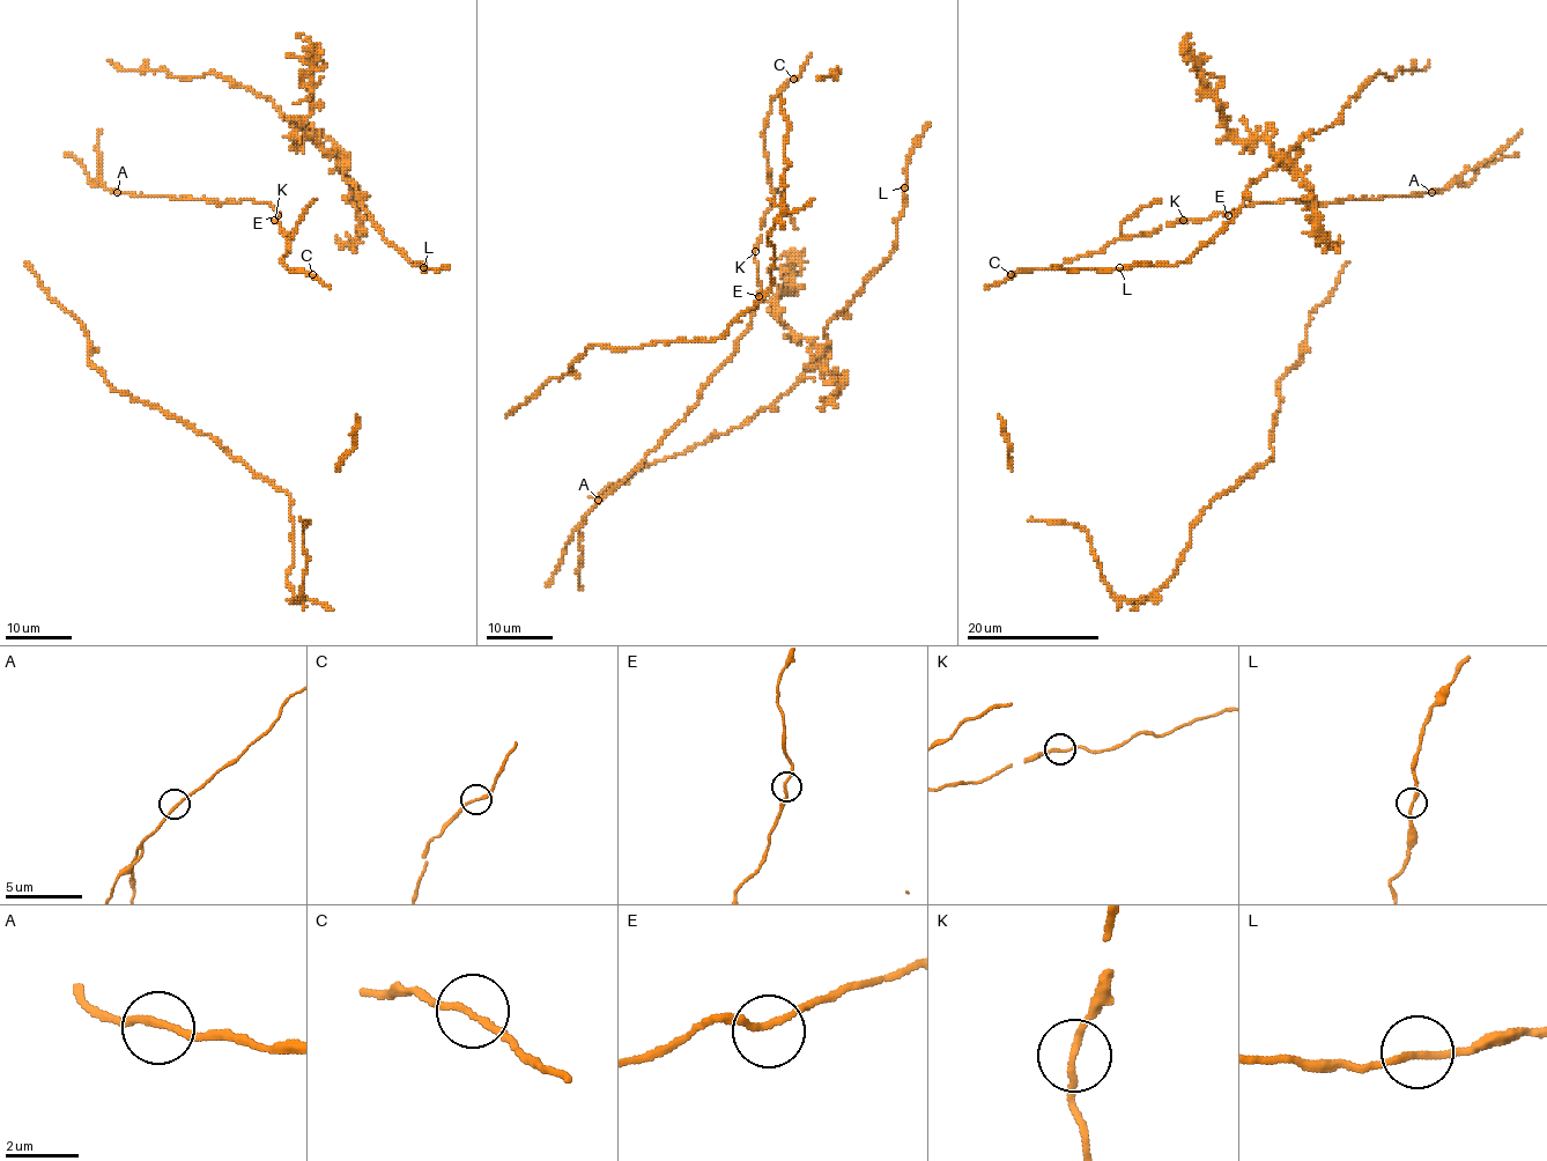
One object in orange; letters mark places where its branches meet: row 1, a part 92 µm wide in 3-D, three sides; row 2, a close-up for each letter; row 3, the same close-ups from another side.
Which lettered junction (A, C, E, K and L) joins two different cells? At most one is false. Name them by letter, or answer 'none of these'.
none of these

